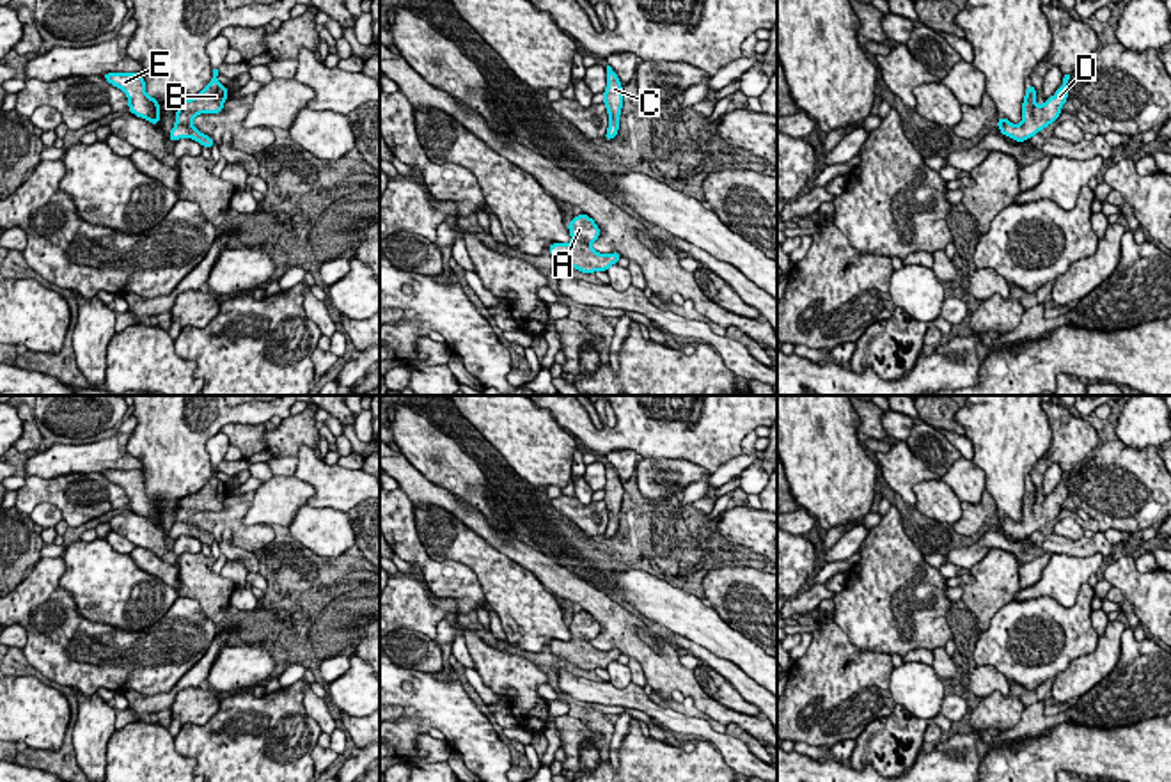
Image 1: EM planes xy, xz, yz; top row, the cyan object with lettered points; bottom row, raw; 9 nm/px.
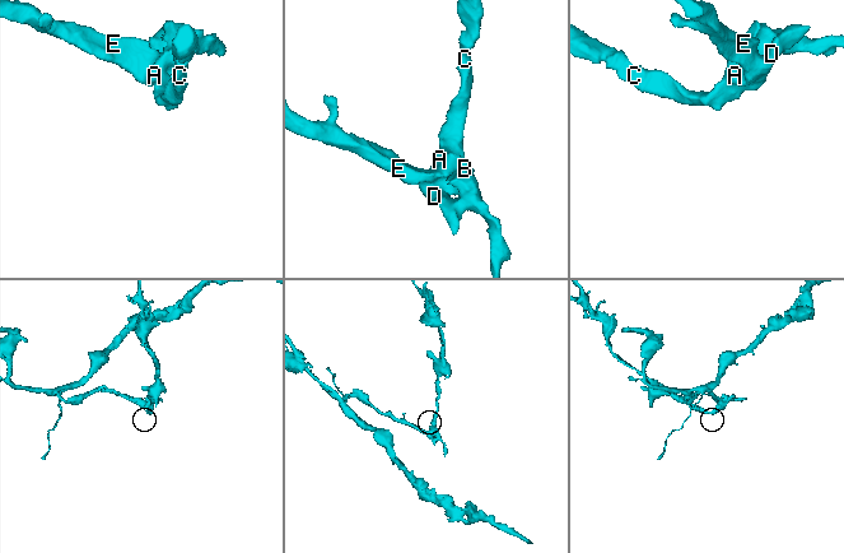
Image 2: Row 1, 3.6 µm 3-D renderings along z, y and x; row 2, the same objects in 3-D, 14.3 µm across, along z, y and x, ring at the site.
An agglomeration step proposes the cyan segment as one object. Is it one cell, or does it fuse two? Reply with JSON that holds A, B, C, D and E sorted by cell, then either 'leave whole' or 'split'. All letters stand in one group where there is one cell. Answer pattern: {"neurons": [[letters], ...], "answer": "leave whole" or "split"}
{"neurons": [["A", "B", "C", "D", "E"]], "answer": "leave whole"}

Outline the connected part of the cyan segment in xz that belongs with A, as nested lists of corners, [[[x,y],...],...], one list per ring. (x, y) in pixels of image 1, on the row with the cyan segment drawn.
[[[587,215],[573,216],[568,223],[571,241],[550,243],[550,254],[555,261],[566,262],[582,273],[607,271],[623,255],[619,252],[598,254],[591,243],[600,238],[600,227]]]

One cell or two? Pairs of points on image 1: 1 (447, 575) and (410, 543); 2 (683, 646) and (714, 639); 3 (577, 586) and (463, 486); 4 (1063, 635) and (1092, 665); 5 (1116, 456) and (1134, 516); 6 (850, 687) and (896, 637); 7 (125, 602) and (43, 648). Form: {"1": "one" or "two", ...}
{"1": "one", "2": "two", "3": "two", "4": "two", "5": "one", "6": "two", "7": "two"}

